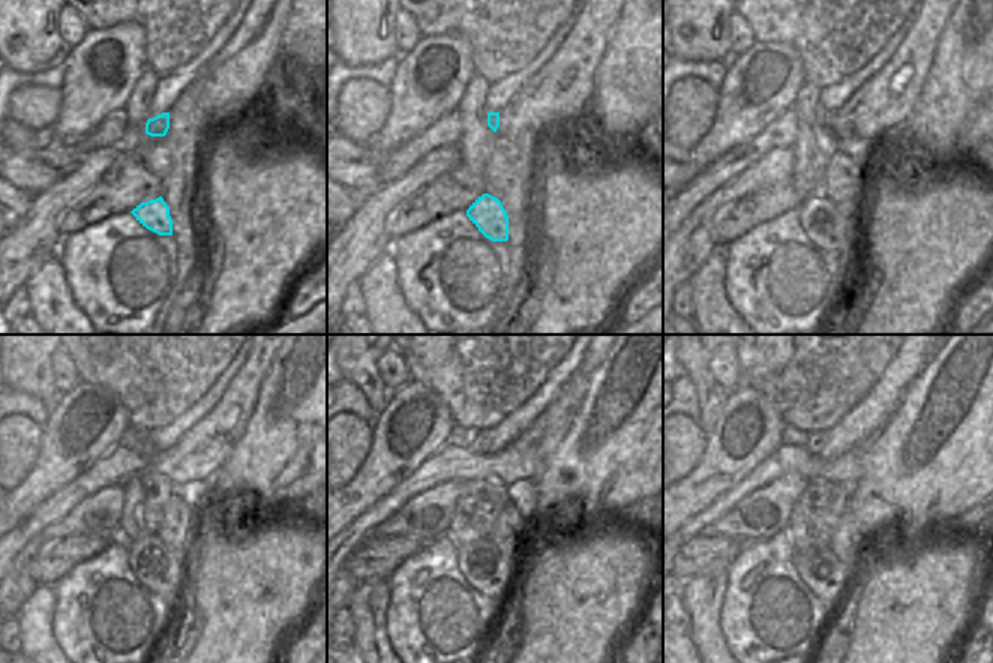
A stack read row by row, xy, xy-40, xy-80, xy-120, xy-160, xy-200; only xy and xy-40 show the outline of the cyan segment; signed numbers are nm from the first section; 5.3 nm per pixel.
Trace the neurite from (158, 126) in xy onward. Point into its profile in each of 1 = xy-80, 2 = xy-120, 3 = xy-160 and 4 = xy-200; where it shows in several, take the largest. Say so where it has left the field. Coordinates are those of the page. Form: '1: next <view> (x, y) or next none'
1: next xy-80 (825, 116)
2: next xy-120 (146, 447)
3: next xy-160 (482, 441)
4: next xy-200 (818, 438)

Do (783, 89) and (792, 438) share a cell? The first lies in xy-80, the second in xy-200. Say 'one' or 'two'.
two

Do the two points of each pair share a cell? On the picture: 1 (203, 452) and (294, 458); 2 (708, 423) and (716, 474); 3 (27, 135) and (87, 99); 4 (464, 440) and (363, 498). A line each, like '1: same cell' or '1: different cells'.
1: different cells
2: different cells
3: different cells
4: different cells

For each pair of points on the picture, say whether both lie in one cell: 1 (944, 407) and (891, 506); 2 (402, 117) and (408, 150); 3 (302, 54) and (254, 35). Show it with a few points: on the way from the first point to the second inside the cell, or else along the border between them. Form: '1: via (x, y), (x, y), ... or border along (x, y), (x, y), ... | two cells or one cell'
1: via (944, 431), (927, 450), (921, 470), (909, 482) | one cell
2: border along (435, 122), (386, 155) | two cells
3: border along (288, 15), (278, 56), (264, 78) | two cells

